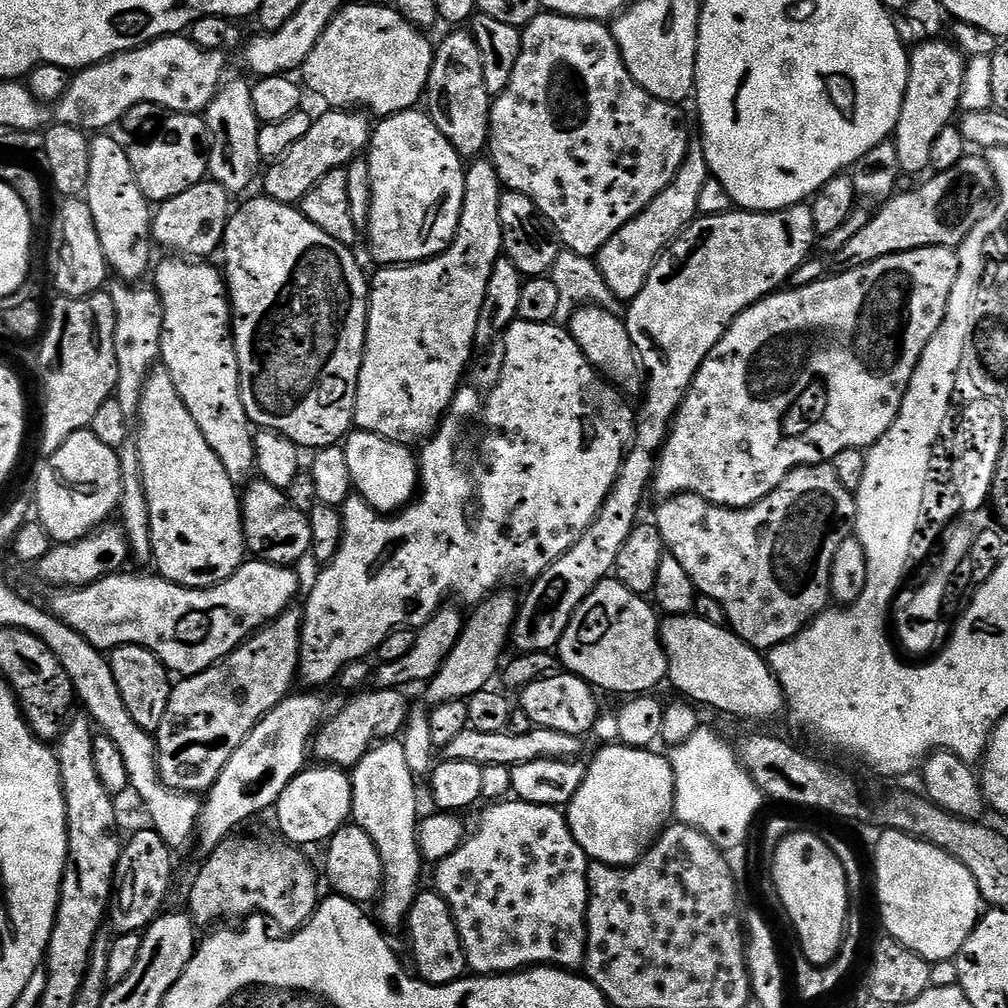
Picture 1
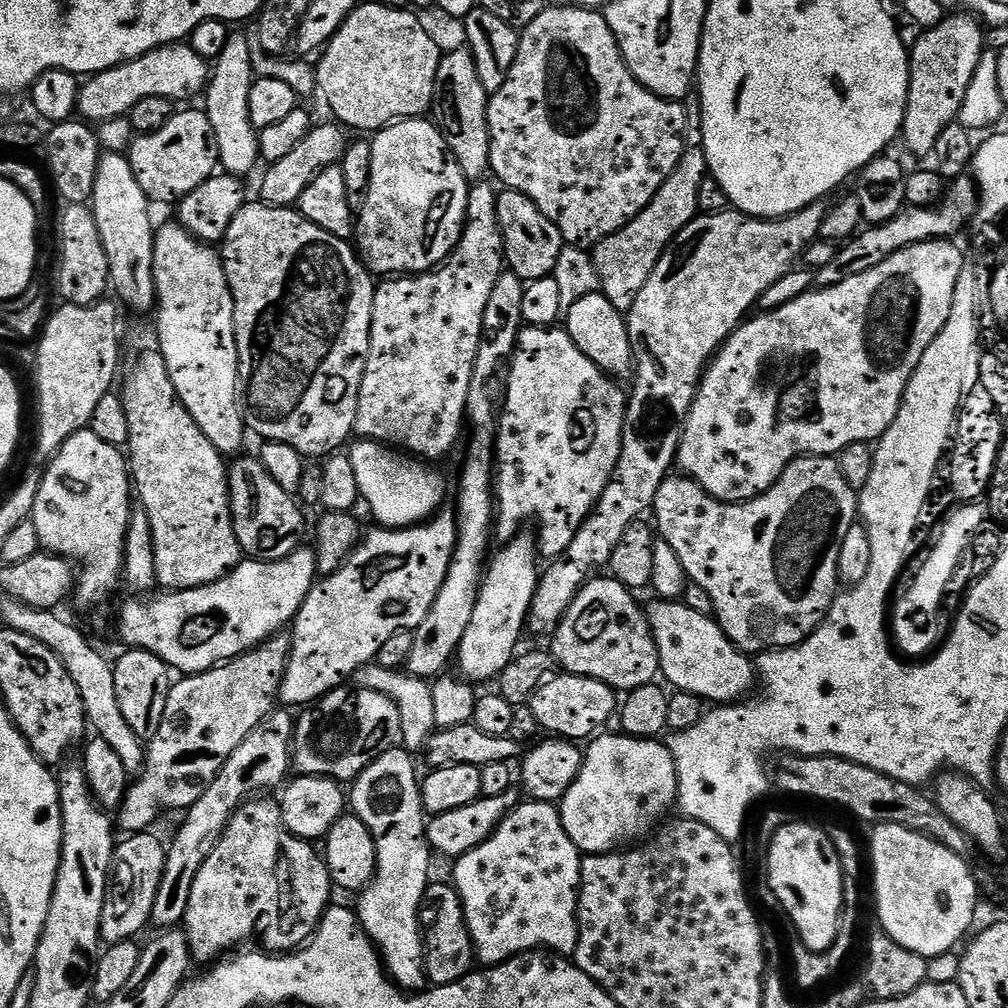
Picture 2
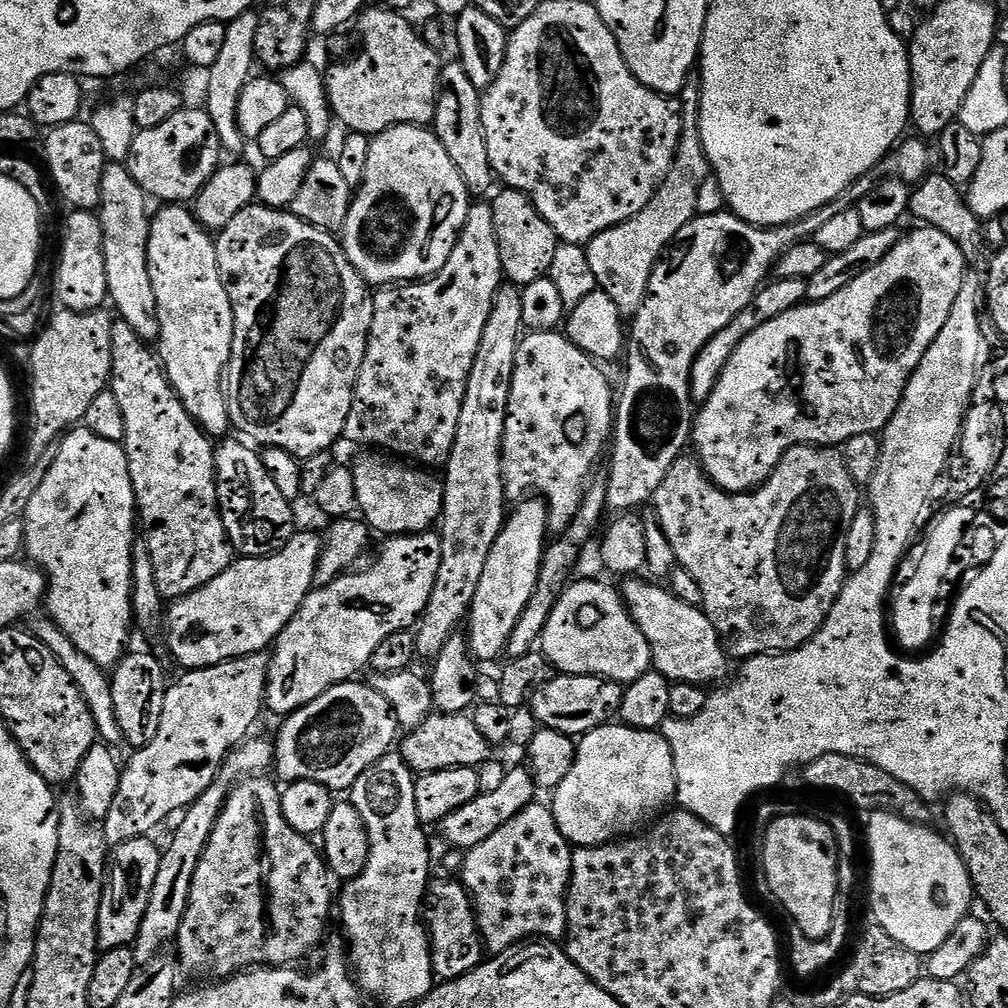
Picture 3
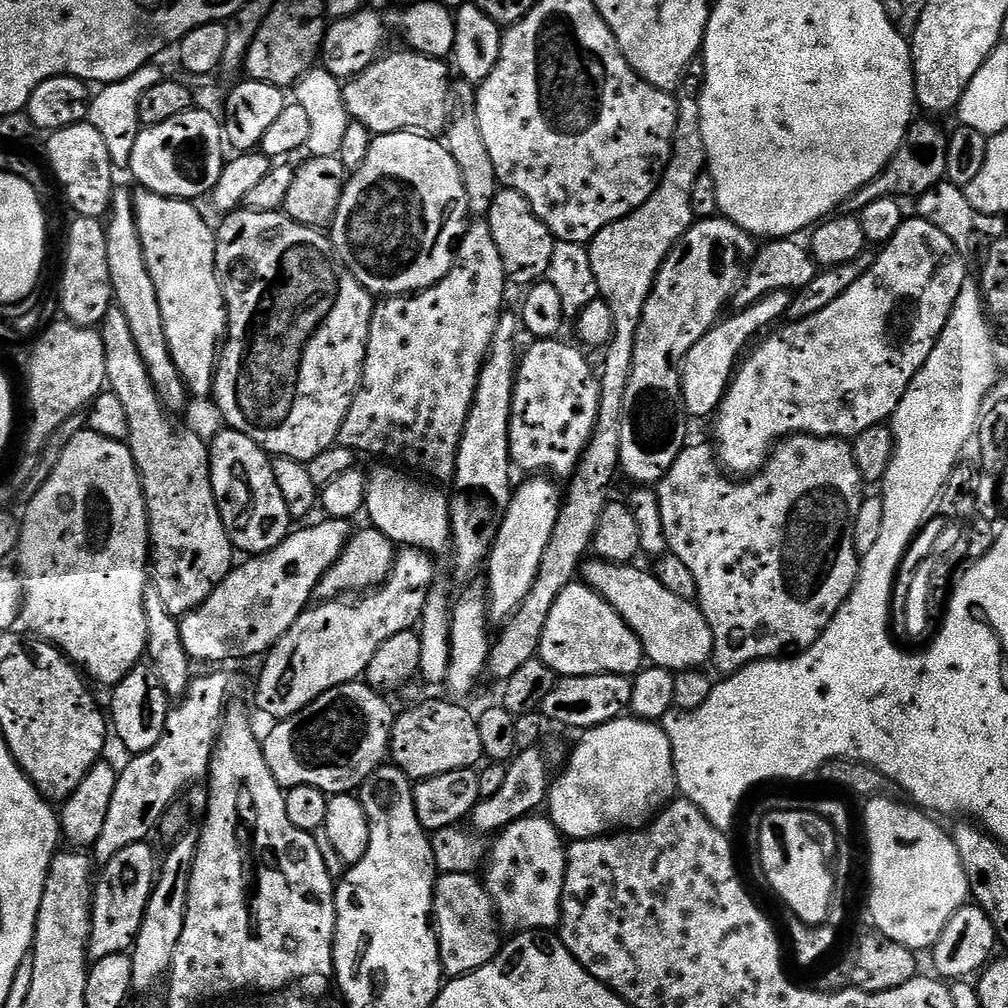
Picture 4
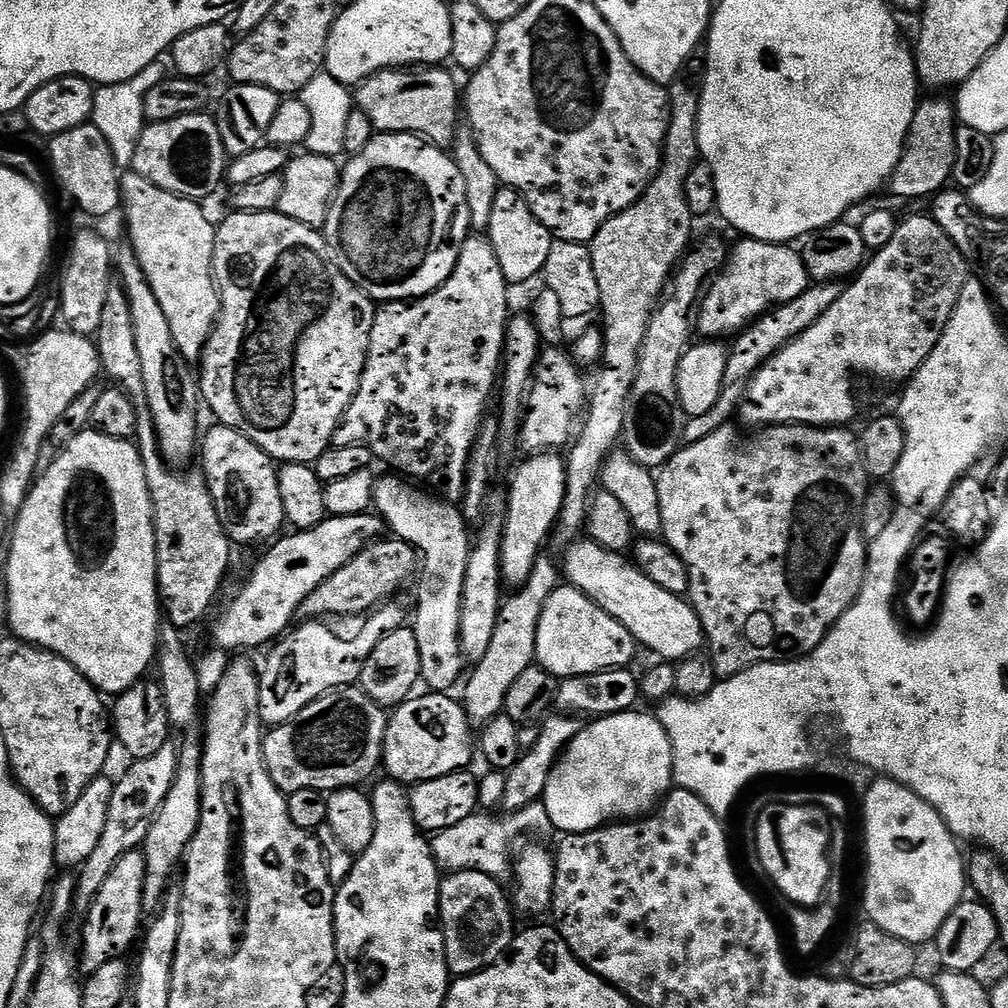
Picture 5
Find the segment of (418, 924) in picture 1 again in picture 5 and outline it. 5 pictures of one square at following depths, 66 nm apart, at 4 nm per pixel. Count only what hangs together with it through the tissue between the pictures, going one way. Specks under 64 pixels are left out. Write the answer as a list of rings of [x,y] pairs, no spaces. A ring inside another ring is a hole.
[[[453,871],[441,879],[438,926],[444,932],[444,953],[453,977],[473,976],[489,968],[512,947],[514,908],[500,886],[499,879],[476,872]]]

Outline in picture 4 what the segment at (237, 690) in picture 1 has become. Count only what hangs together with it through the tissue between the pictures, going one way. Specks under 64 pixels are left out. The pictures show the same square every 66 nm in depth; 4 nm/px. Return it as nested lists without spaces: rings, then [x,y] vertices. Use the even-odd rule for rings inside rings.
[[[228,672],[197,675],[169,711],[158,746],[133,755],[129,759],[132,761],[124,769],[119,769],[114,798],[110,798],[110,810],[106,813],[102,834],[98,834],[98,842],[94,845],[97,865],[108,864],[110,858],[114,858],[118,850],[126,850],[126,846],[147,841],[155,828],[157,831],[164,813],[175,805],[172,803],[179,798],[180,791],[199,780],[201,783],[207,777],[212,751],[216,748],[216,739],[220,737],[220,725],[235,688],[236,680]]]

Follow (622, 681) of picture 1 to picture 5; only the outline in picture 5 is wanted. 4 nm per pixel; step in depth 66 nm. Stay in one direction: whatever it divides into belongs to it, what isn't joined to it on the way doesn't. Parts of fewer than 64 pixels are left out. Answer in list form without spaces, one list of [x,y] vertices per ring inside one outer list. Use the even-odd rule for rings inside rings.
[[[561,586],[552,591],[542,610],[542,618],[538,622],[535,658],[535,663],[545,668],[551,676],[557,678],[589,676],[595,672],[607,672],[609,668],[628,668],[636,652],[638,653],[638,645],[630,630],[626,630],[622,622],[606,614],[606,610],[599,608],[586,594],[571,586]]]

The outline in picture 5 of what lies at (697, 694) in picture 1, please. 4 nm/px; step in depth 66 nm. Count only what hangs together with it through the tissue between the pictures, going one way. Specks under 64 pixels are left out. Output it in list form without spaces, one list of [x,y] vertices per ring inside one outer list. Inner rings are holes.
[[[576,538],[569,544],[572,545],[565,550],[564,560],[562,556],[563,579],[606,610],[606,614],[622,622],[641,649],[649,648],[661,661],[679,662],[697,655],[705,647],[704,627],[687,599],[650,582],[631,559],[619,552],[606,550],[587,538]]]

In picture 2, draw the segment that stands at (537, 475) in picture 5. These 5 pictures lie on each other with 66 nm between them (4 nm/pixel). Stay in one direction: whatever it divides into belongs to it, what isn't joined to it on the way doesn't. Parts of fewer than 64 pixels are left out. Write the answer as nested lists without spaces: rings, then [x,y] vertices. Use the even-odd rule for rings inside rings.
[[[521,534],[507,541],[501,548],[504,549],[497,556],[495,553],[487,565],[478,598],[474,602],[474,618],[470,618],[470,627],[466,634],[462,634],[460,649],[456,652],[455,667],[460,667],[459,675],[469,682],[495,681],[502,670],[510,666],[521,647],[520,635],[525,635],[528,611],[534,602],[538,583],[537,537]]]

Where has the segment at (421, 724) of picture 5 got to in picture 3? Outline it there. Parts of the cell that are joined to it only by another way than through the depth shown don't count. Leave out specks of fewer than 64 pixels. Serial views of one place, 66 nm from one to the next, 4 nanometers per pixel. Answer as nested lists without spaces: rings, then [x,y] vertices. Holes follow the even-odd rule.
[[[436,712],[428,716],[422,726],[411,729],[405,736],[408,737],[399,741],[398,754],[416,774],[447,768],[479,769],[490,758],[490,745],[486,738],[482,738],[482,734],[478,734],[478,726],[474,726],[468,714]]]

